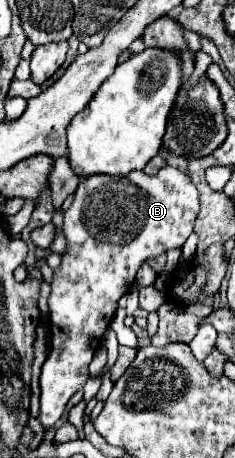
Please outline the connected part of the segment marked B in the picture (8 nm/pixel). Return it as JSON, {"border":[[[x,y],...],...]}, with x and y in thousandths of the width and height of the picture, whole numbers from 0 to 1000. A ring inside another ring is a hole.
{"border":[[[694,365],[668,382],[617,382],[609,373],[557,373],[540,386],[472,386],[472,382],[387,382],[387,386],[362,386],[345,391],[328,417],[319,417],[319,434],[302,443],[302,452],[277,461],[277,491],[268,491],[268,509],[277,509],[277,522],[285,522],[285,544],[268,552],[268,570],[251,579],[251,587],[226,592],[226,618],[217,618],[217,644],[209,644],[209,701],[226,705],[226,718],[217,718],[217,766],[200,775],[200,788],[183,793],[183,806],[174,806],[174,924],[183,932],[226,932],[226,924],[268,906],[277,897],[277,884],[285,876],[302,871],[302,862],[319,862],[328,854],[353,849],[362,832],[379,828],[379,793],[396,784],[396,771],[404,762],[430,753],[430,736],[447,727],[447,718],[472,710],[472,692],[498,675],[498,653],[515,644],[532,644],[566,622],[574,622],[574,596],[583,587],[600,583],[609,570],[626,570],[634,561],[668,561],[677,552],[694,548],[719,548],[736,539],[770,539],[796,517],[821,509],[821,487],[838,478],[838,465],[847,465],[847,421],[830,413],[830,404],[813,400],[813,391],[770,378],[762,369],[745,365]]]}

